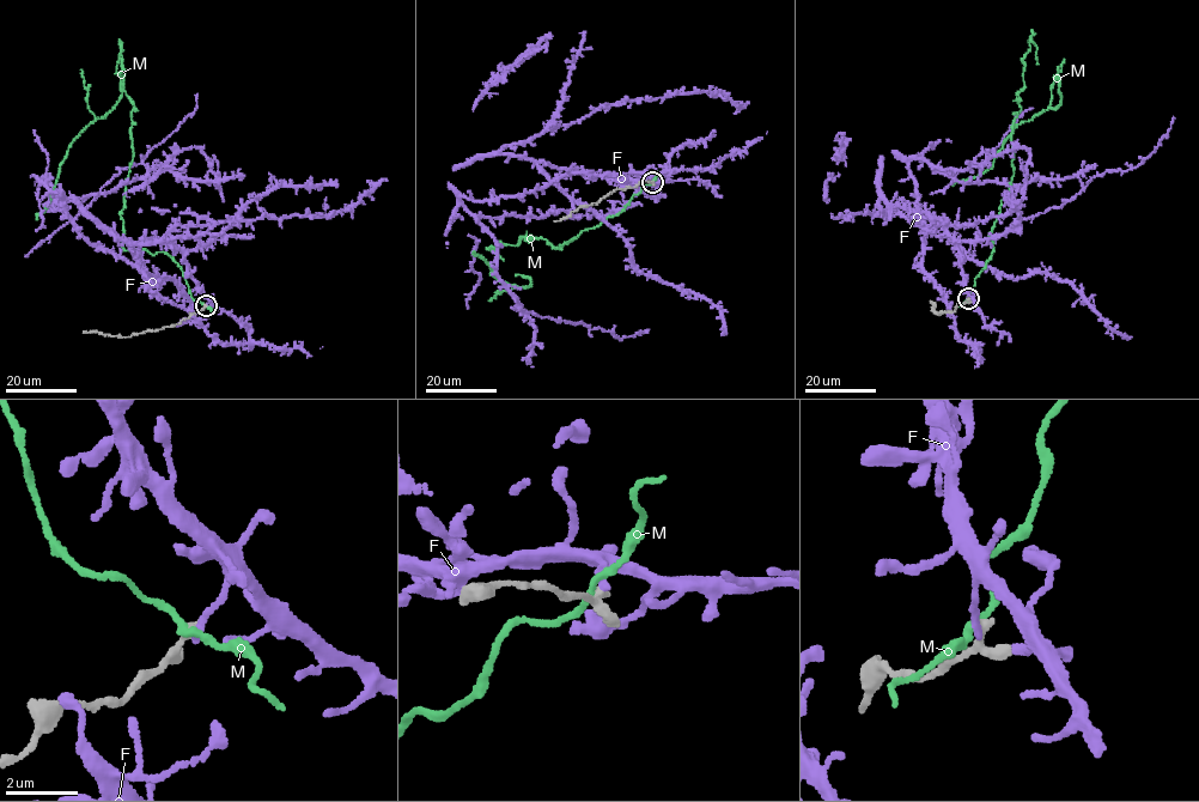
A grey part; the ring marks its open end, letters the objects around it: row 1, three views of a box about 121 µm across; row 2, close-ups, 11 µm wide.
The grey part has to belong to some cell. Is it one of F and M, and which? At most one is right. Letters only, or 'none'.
none

